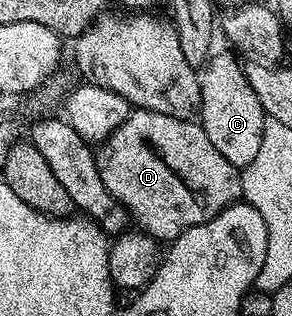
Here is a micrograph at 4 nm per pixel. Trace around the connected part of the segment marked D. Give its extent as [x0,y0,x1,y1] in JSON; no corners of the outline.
[97,110,243,242]

